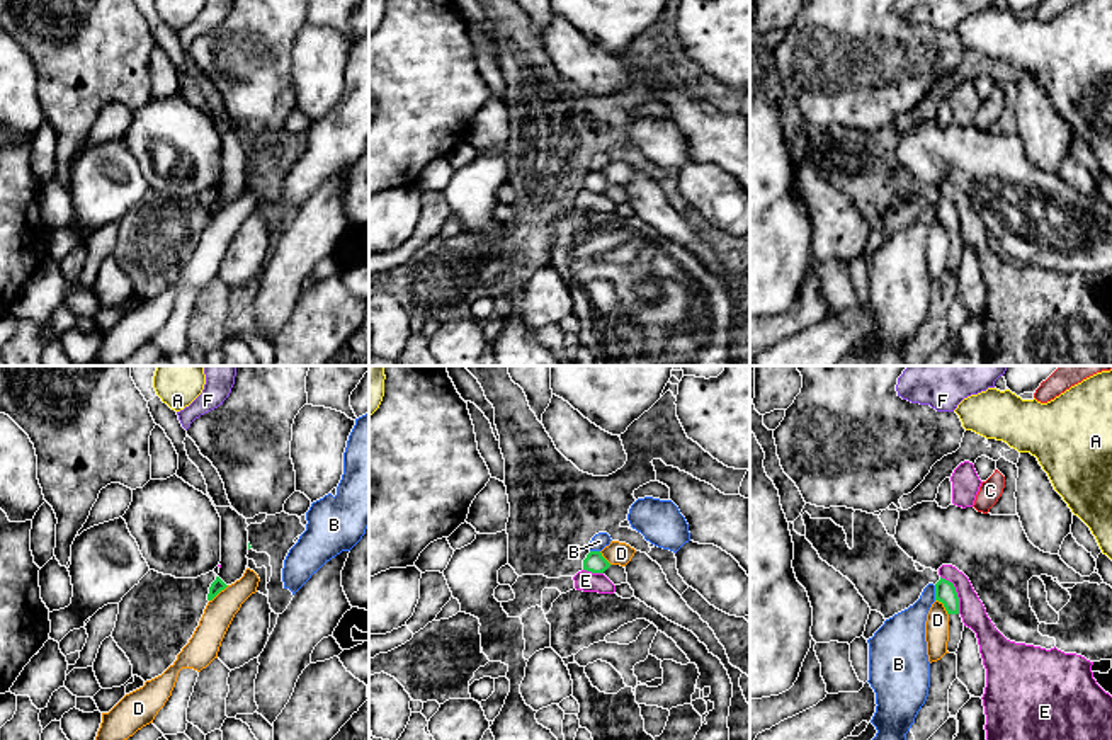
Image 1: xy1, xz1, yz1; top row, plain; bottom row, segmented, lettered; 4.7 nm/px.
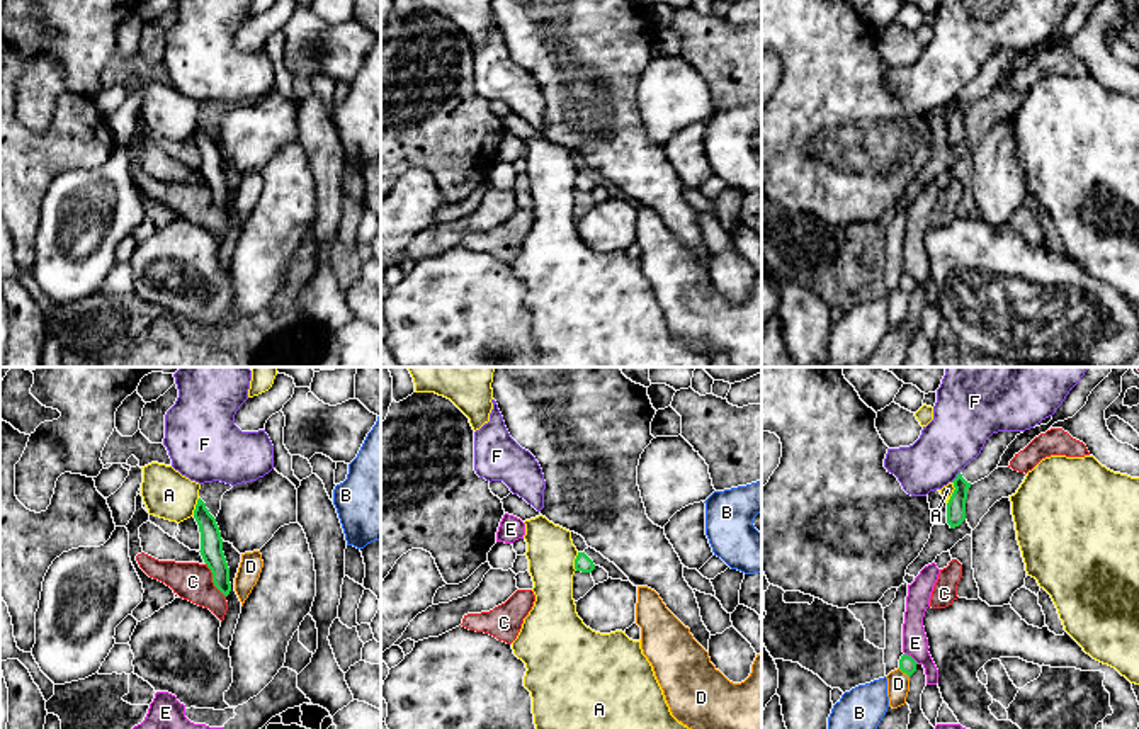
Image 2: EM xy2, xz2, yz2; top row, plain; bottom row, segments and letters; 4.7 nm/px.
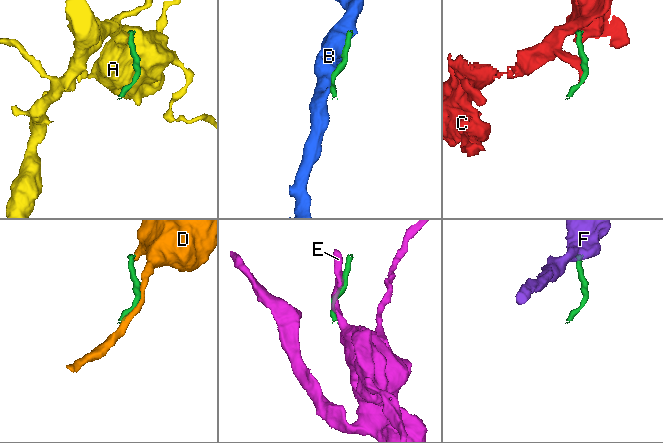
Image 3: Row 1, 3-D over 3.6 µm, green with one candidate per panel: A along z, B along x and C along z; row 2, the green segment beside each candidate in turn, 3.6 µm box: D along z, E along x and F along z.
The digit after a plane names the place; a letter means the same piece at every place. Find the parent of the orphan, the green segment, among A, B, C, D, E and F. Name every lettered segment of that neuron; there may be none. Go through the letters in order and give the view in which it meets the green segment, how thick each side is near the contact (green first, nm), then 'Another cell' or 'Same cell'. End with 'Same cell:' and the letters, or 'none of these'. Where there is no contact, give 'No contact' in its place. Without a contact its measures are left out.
A: Touches green in xy2. Thickness 110 nm (green) against 220 nm. Another cell
B: Touches green in yz1. Thickness 100 nm (green) against 200 nm. Another cell
C: Touches green in xy2. Thickness 110 nm (green) against 180 nm. Another cell
D: Touches green in xy1. Thickness 60 nm (green) against 140 nm. Another cell
E: Touches green in yz1. Thickness 100 nm (green) against 120 nm. Another cell
F: Touches green in yz2. Thickness 100 nm (green) against 280 nm. Another cell
Same cell: none of these

